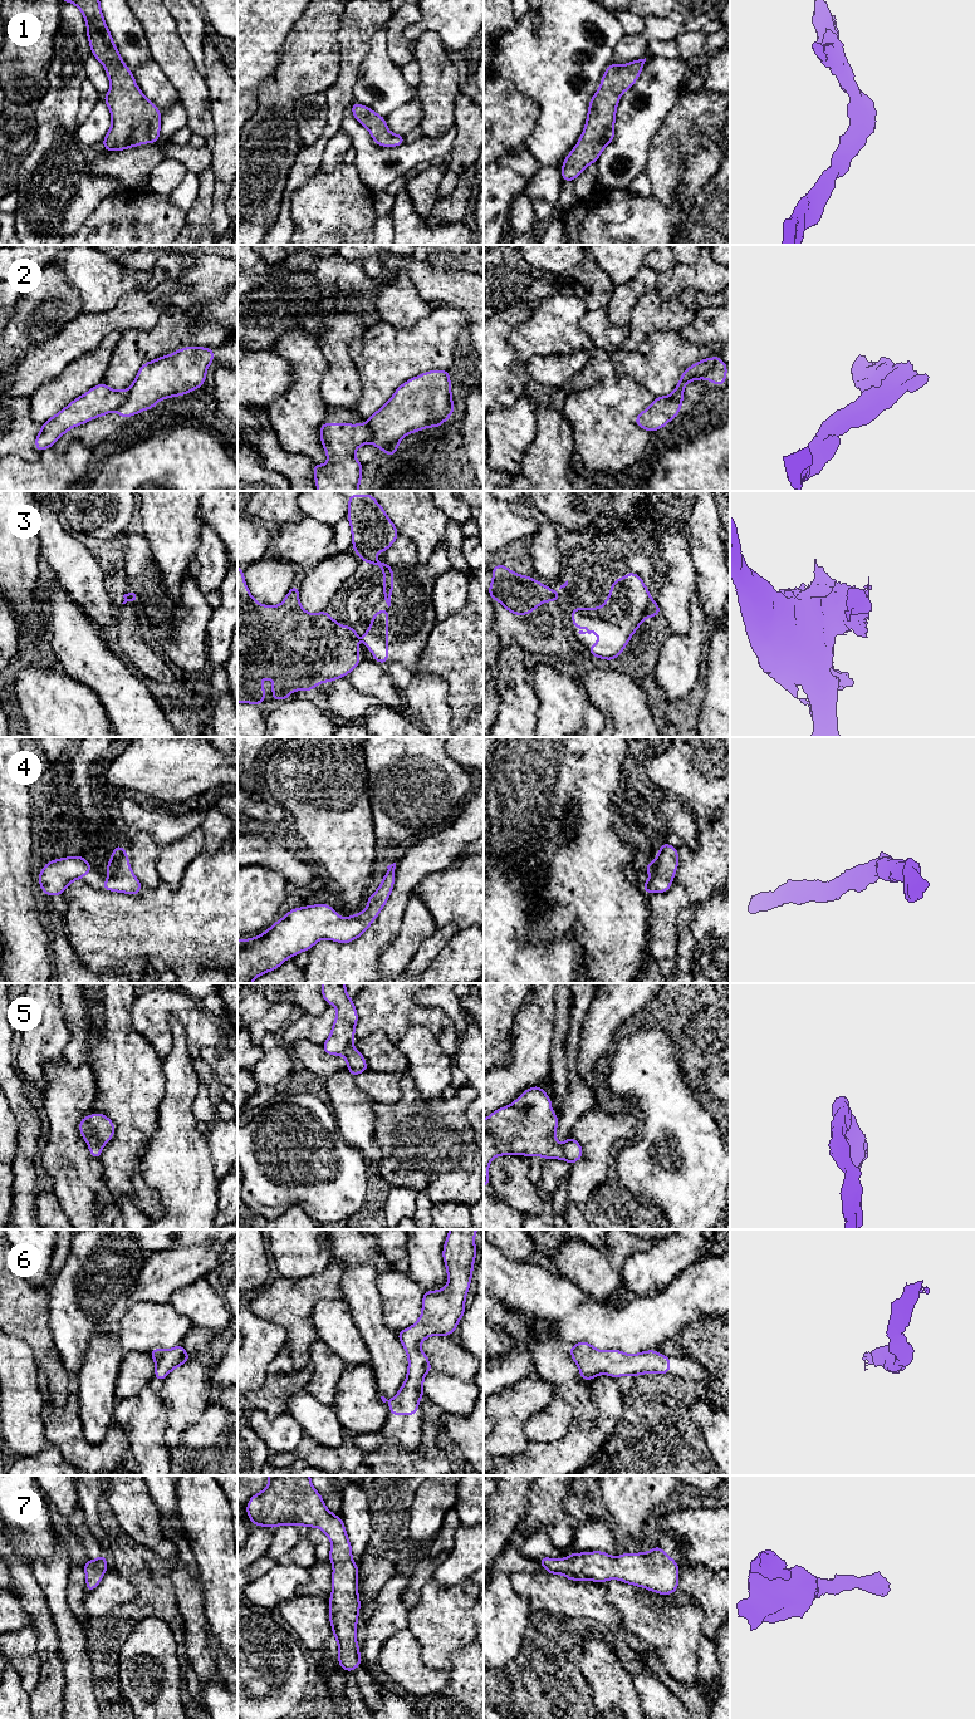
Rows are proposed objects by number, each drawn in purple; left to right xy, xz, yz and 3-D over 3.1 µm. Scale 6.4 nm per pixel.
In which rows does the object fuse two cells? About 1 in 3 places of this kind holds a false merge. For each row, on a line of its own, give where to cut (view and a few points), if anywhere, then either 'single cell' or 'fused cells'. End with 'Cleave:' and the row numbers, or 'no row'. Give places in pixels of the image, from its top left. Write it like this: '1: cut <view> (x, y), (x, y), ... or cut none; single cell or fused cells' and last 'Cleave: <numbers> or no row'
1: cut none; single cell
2: cut xy (128, 389), (127, 397), (117, 407); fused cells
3: cut xz (376, 561), (371, 563); fused cells
4: cut none; single cell
5: cut none; single cell
6: cut none; single cell
7: cut none; single cell
Cleave: 2, 3

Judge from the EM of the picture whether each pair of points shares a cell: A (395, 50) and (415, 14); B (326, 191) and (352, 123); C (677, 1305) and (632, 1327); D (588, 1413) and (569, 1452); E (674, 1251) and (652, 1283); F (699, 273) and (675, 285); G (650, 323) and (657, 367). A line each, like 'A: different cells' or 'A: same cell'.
A: same cell
B: different cells
C: same cell
D: different cells
E: same cell
F: same cell
G: different cells

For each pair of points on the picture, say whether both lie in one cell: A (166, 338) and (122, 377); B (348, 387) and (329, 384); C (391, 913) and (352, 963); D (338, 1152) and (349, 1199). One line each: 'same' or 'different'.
A: same
B: same
C: same
D: same

